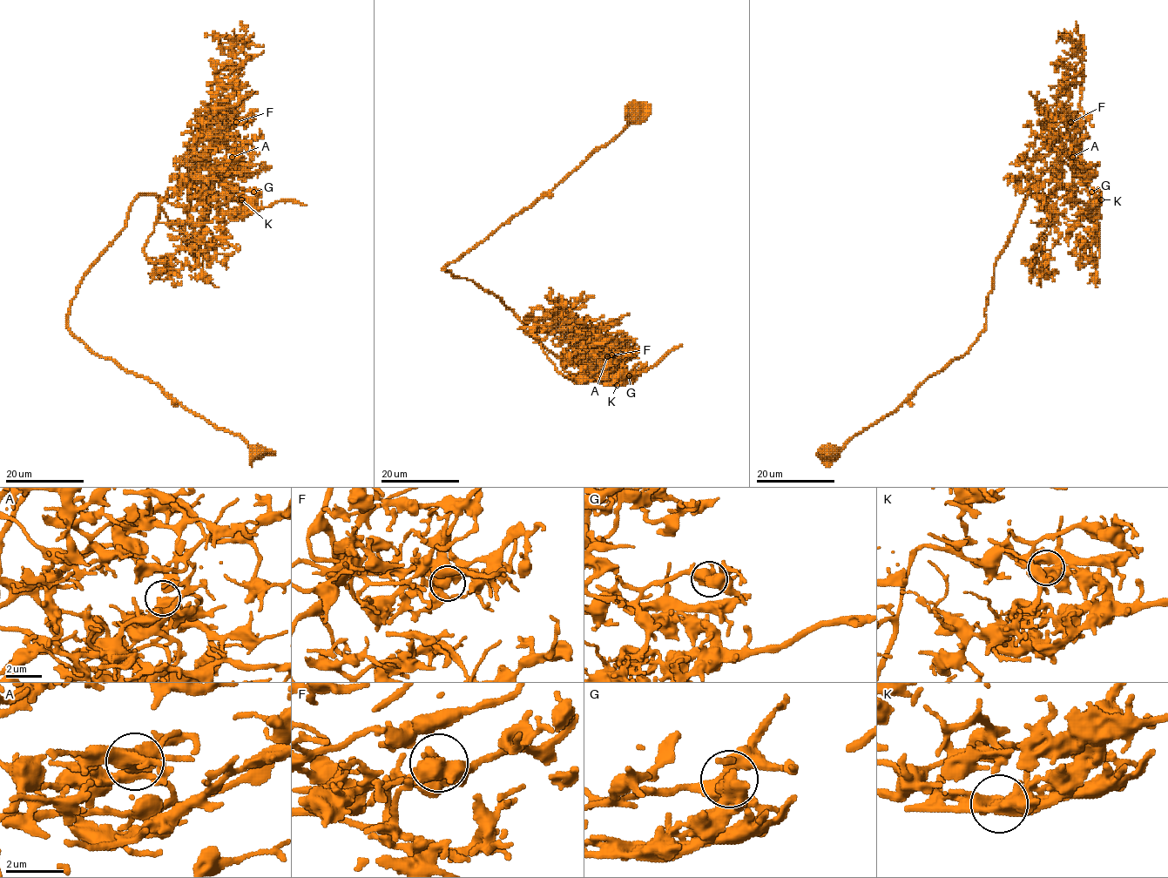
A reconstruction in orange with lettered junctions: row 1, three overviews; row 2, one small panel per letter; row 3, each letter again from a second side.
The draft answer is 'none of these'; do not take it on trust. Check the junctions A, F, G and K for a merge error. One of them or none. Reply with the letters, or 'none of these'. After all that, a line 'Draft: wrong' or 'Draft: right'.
K
Draft: wrong

